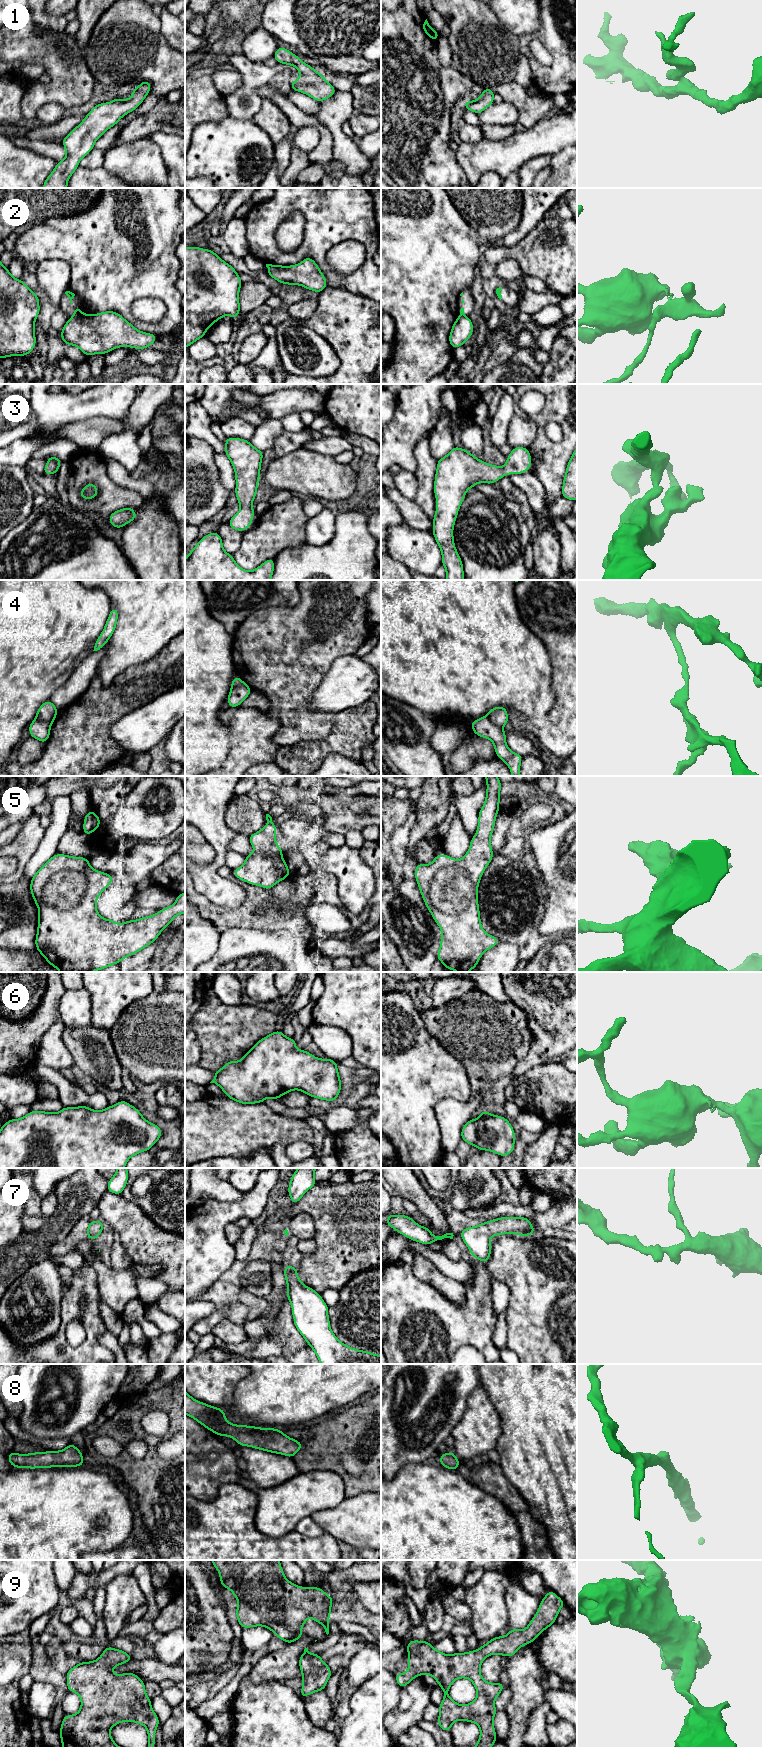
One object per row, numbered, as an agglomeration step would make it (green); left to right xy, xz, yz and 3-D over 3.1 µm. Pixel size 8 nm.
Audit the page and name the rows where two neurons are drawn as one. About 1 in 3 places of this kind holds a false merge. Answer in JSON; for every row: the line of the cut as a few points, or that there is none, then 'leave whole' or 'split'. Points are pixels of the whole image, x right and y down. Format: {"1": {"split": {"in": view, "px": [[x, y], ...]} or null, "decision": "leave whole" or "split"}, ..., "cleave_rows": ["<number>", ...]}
{"1": {"split": null, "decision": "leave whole"}, "2": {"split": {"in": "xy", "px": [[79, 312], [74, 316]]}, "decision": "split"}, "3": {"split": null, "decision": "leave whole"}, "4": {"split": {"in": "yz", "px": [[486, 716], [502, 727]]}, "decision": "split"}, "5": {"split": null, "decision": "leave whole"}, "6": {"split": null, "decision": "leave whole"}, "7": {"split": null, "decision": "leave whole"}, "8": {"split": null, "decision": "leave whole"}, "9": {"split": null, "decision": "leave whole"}, "cleave_rows": ["2", "4"]}

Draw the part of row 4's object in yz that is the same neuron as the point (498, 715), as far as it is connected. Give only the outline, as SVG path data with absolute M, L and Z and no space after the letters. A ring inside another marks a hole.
M497 706L488 711L487 717L491 722L494 722L496 725L503 727L508 721L507 709L503 706Z

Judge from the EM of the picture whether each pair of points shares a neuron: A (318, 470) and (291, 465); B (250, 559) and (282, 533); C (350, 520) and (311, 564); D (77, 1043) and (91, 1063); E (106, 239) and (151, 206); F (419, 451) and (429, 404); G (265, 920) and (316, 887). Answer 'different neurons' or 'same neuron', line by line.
A: same neuron
B: same neuron
C: same neuron
D: same neuron
E: same neuron
F: different neurons
G: same neuron

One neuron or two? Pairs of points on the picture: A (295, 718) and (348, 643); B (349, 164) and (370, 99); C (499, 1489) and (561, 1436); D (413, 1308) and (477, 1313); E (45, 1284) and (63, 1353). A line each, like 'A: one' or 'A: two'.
A: one
B: two
C: two
D: one
E: two

